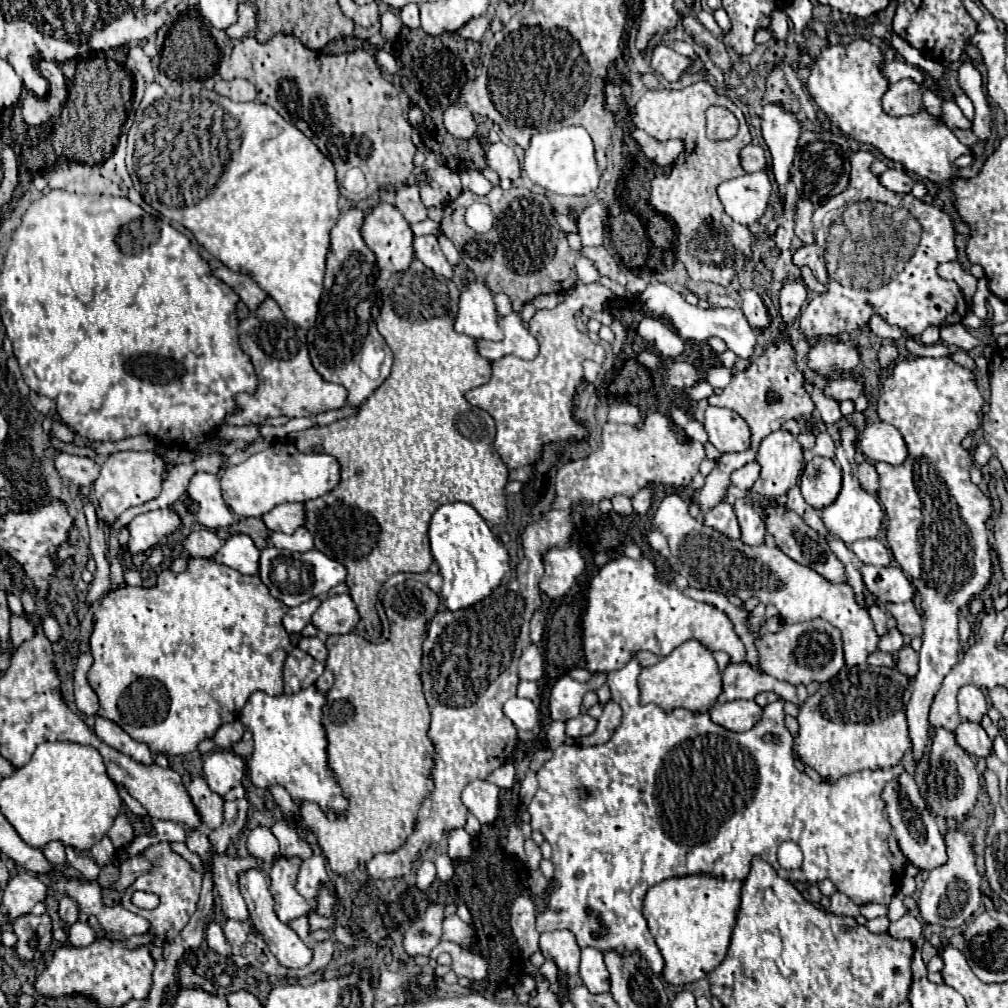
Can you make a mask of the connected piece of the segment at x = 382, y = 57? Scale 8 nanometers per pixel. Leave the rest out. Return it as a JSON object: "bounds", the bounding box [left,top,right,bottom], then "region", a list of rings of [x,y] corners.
{"bounds":[376,49,398,73],"region":[[[380,49],[378,55],[376,55],[376,59],[378,59],[378,65],[384,67],[388,73],[396,73],[396,71],[398,71],[398,69],[396,69],[396,59],[394,59],[394,55],[392,55],[390,51]]]}

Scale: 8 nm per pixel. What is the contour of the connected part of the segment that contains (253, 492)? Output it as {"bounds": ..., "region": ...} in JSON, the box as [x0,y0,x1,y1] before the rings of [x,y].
{"bounds":[222,443,340,517],"region":[[[274,443],[240,465],[228,465],[222,475],[222,497],[232,513],[240,517],[262,517],[274,505],[308,501],[334,489],[340,481],[338,461],[324,453],[300,453],[288,443]]]}

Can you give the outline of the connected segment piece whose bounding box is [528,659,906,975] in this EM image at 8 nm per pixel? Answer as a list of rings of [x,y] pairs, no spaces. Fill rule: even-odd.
[[[632,659],[626,667],[608,673],[608,687],[612,691],[612,699],[622,707],[622,723],[616,729],[616,733],[612,735],[612,739],[606,745],[598,745],[598,747],[580,747],[580,745],[562,745],[554,751],[554,757],[550,761],[546,761],[540,771],[538,771],[538,791],[532,799],[532,803],[528,805],[528,811],[532,815],[532,829],[538,829],[544,839],[552,845],[552,863],[554,863],[554,883],[558,883],[558,891],[554,891],[556,895],[566,895],[566,891],[574,891],[576,903],[580,903],[582,909],[594,911],[602,925],[604,925],[604,933],[594,933],[592,937],[576,937],[580,947],[594,947],[602,953],[606,951],[616,951],[620,955],[632,955],[632,953],[640,953],[642,959],[648,963],[648,967],[660,975],[662,967],[664,967],[664,959],[654,943],[654,937],[650,935],[648,927],[646,927],[646,919],[642,917],[642,901],[646,891],[660,883],[666,881],[670,877],[686,877],[686,875],[714,875],[714,877],[724,877],[726,881],[734,881],[734,879],[744,879],[750,871],[750,861],[754,855],[762,855],[764,861],[768,861],[780,877],[788,879],[788,881],[802,881],[802,883],[818,883],[822,879],[830,879],[836,889],[840,893],[844,893],[846,897],[850,897],[856,905],[866,905],[866,903],[878,903],[878,905],[888,905],[892,895],[896,895],[898,891],[898,871],[896,869],[906,869],[906,857],[898,851],[898,841],[894,837],[892,825],[884,815],[886,803],[882,799],[882,789],[888,781],[892,781],[894,777],[900,777],[906,767],[902,763],[890,767],[890,769],[878,769],[878,771],[862,771],[856,773],[854,777],[842,777],[842,781],[838,783],[816,783],[812,781],[806,773],[798,771],[794,765],[794,757],[792,757],[792,735],[788,733],[788,729],[784,727],[784,711],[782,711],[782,701],[770,703],[764,707],[762,719],[744,733],[734,733],[728,731],[716,723],[710,721],[708,713],[700,713],[698,717],[690,717],[690,713],[682,713],[682,709],[678,709],[678,713],[666,713],[662,709],[658,709],[656,705],[640,705],[638,701],[638,687],[636,687],[636,679],[640,675],[642,667],[638,665],[636,659]],[[764,735],[776,735],[778,741],[764,741]],[[784,841],[794,841],[800,845],[802,853],[804,853],[804,863],[800,867],[800,871],[786,871],[778,865],[776,861],[776,849],[780,843]]]

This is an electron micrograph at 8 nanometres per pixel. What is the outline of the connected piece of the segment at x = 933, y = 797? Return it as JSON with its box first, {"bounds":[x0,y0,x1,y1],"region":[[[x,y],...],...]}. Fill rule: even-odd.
{"bounds":[926,729,980,823],"region":[[[938,729],[932,747],[930,747],[930,769],[926,777],[926,807],[934,817],[954,819],[956,823],[962,823],[968,819],[968,813],[976,805],[976,795],[980,789],[980,775],[970,759],[968,753],[956,743],[954,733],[946,729]]]}

